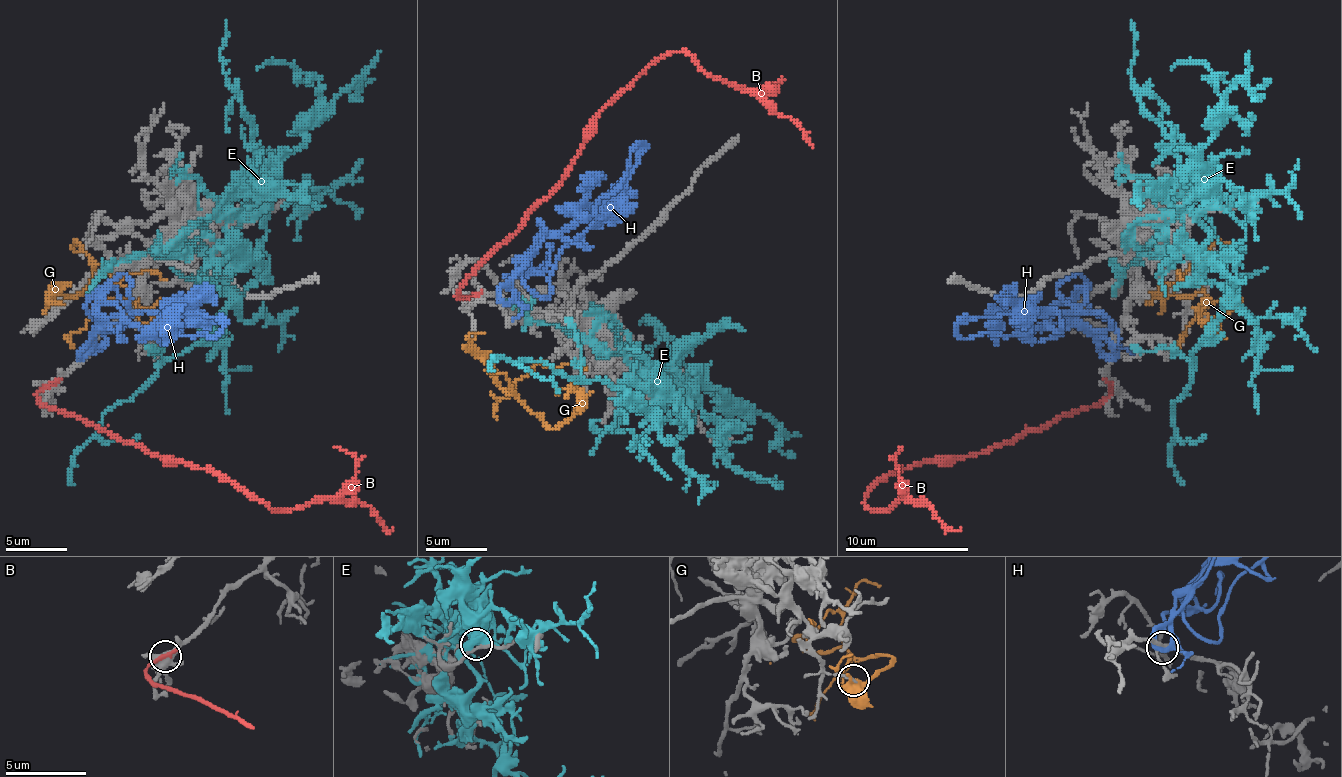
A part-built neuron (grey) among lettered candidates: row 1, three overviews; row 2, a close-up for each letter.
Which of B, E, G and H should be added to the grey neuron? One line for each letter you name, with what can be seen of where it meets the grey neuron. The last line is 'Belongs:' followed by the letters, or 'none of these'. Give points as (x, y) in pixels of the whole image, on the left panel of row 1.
Belongs: none of these

